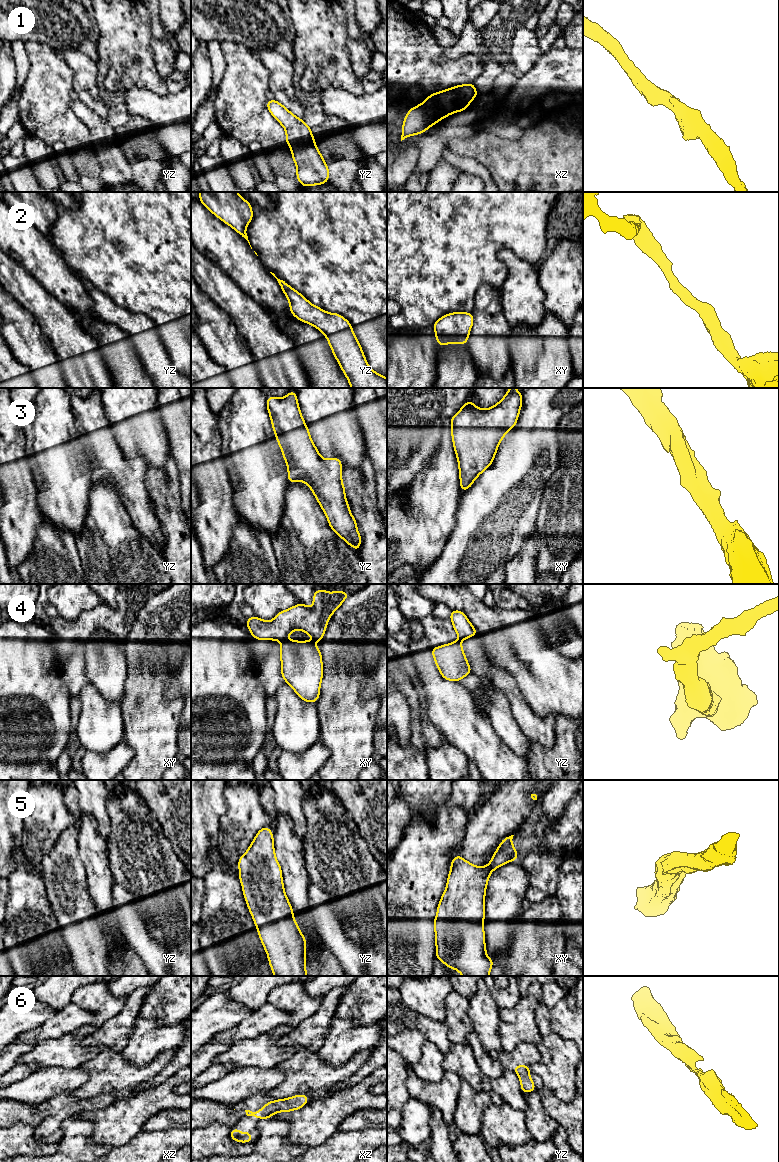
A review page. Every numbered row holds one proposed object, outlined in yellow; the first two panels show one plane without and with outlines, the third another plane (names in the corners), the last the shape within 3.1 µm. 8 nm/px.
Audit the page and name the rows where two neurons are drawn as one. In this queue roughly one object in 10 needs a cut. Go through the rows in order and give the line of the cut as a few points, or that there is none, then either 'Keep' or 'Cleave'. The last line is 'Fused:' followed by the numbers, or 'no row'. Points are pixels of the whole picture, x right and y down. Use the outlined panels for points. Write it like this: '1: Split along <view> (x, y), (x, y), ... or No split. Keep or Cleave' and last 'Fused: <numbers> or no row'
1: No split. Keep
2: No split. Keep
3: No split. Keep
4: Split along xy (284, 639), (281, 641). Cleave
5: No split. Keep
6: No split. Keep
Fused: 4

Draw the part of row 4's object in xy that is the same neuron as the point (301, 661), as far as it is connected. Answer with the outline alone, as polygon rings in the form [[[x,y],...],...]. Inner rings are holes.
[[[281,641],[281,675],[301,700],[316,703],[323,678],[320,649],[309,641]]]

